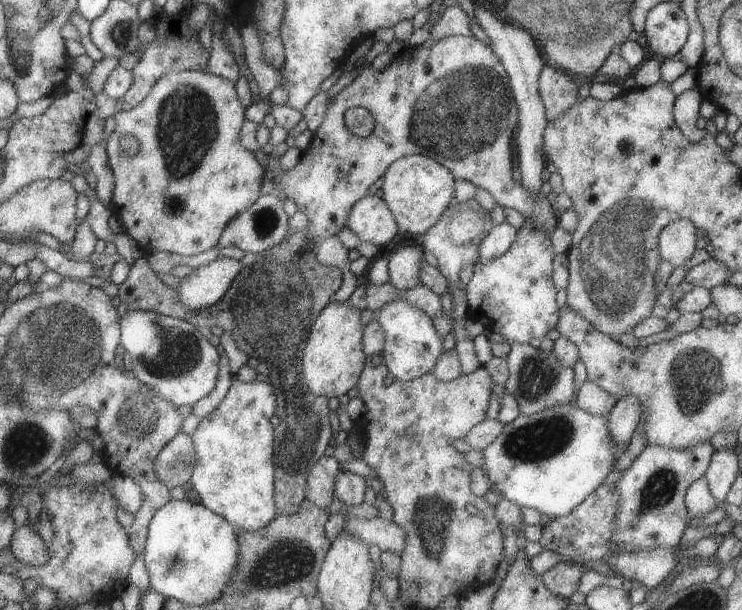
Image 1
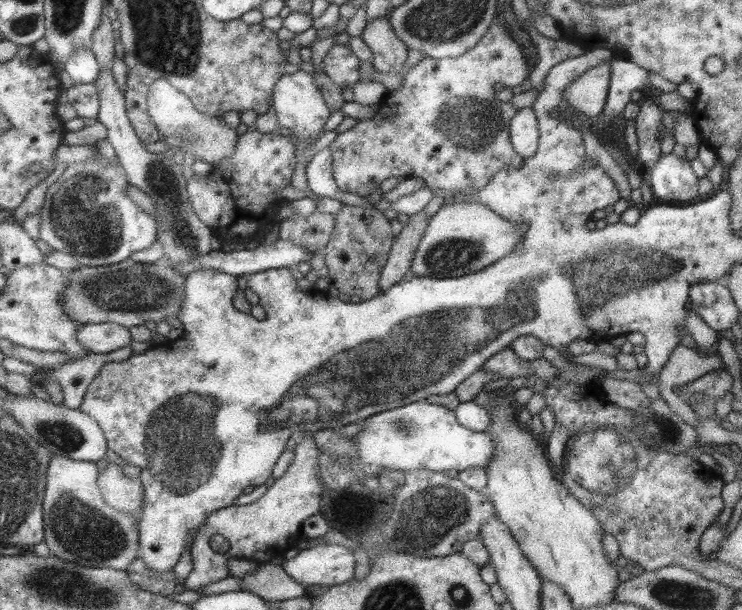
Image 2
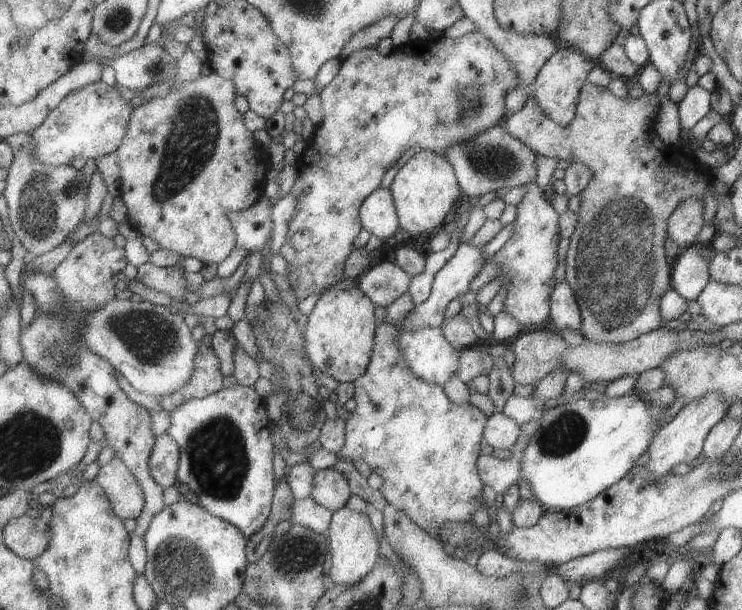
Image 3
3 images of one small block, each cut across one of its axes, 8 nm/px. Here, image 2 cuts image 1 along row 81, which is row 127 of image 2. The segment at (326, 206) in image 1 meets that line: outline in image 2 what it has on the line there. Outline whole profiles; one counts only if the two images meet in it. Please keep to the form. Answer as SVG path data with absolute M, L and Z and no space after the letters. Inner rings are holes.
M497 18L466 54L458 58L424 57L404 72L402 85L388 92L372 119L358 119L351 129L338 134L329 144L333 178L338 188L366 197L376 192L386 178L405 176L422 178L430 189L464 193L484 188L490 178L504 168L520 168L524 159L514 150L509 125L518 109L512 107L512 102L498 100L494 86L520 86L530 72L520 44Z

